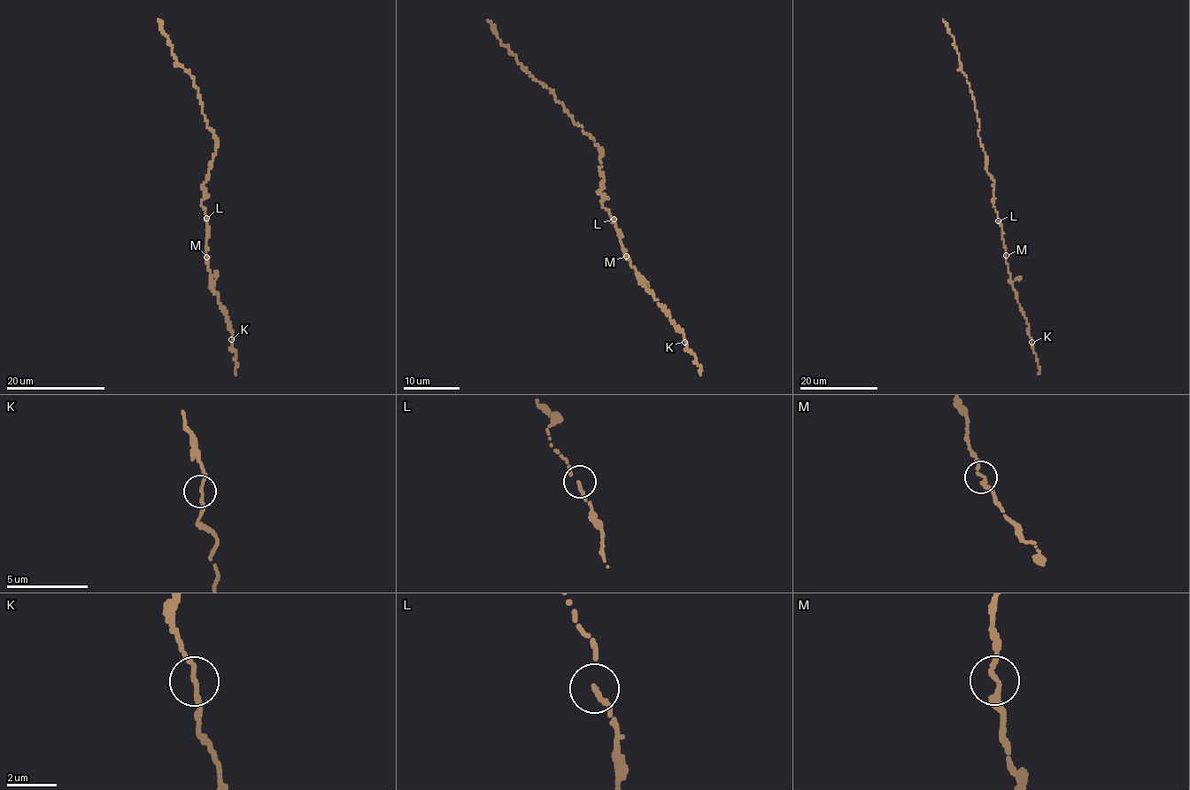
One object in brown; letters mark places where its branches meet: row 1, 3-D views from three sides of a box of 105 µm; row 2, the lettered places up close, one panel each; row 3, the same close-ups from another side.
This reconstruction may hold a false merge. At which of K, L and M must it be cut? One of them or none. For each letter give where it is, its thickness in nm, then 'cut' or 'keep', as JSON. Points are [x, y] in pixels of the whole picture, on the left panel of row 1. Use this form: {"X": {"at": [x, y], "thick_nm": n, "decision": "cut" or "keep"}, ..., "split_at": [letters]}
{"K": {"at": [231, 339], "thick_nm": 170, "decision": "keep"}, "L": {"at": [206, 218], "thick_nm": 170, "decision": "cut"}, "M": {"at": [206, 257], "thick_nm": 170, "decision": "keep"}, "split_at": ["L"]}

